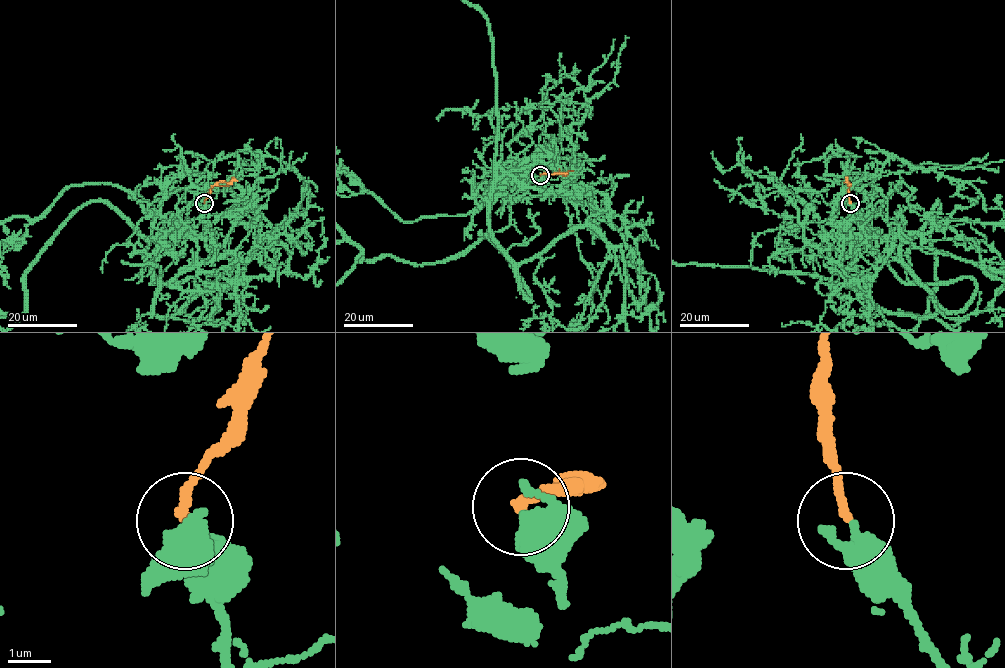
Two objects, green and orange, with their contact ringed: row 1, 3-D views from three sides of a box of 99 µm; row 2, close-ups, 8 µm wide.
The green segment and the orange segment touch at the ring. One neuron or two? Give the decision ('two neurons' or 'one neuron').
one neuron

